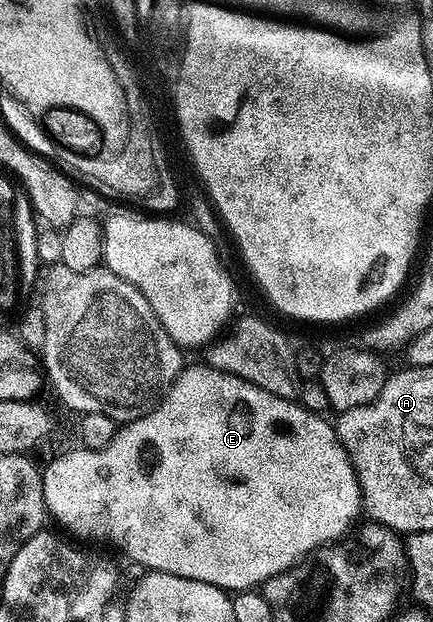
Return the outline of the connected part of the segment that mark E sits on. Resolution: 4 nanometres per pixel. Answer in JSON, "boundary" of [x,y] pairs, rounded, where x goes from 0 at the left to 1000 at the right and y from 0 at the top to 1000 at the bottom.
{"boundary":[[[483,587],[423,588],[420,598],[404,606],[402,617],[374,637],[365,651],[333,670],[279,682],[259,709],[240,715],[240,722],[178,723],[152,725],[145,732],[129,733],[109,751],[95,752],[102,805],[113,833],[127,834],[145,847],[145,855],[164,854],[173,868],[238,867],[240,871],[275,879],[305,904],[337,912],[328,915],[397,921],[406,928],[434,928],[443,934],[471,934],[492,944],[510,944],[524,953],[594,945],[691,905],[714,886],[792,865],[806,855],[799,852],[806,850],[808,839],[824,831],[827,822],[831,828],[838,820],[836,794],[808,736],[790,720],[790,711],[781,707],[774,682],[760,672],[702,659],[695,646],[651,643],[536,600],[513,598]]]}

